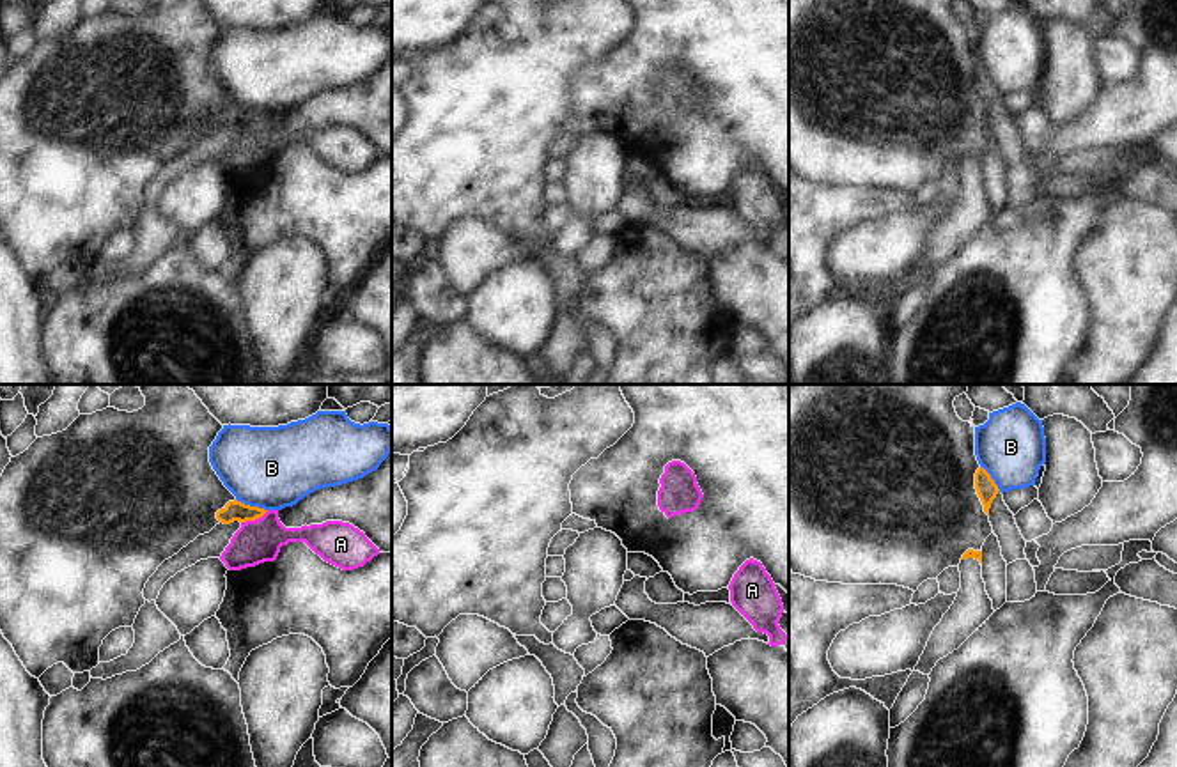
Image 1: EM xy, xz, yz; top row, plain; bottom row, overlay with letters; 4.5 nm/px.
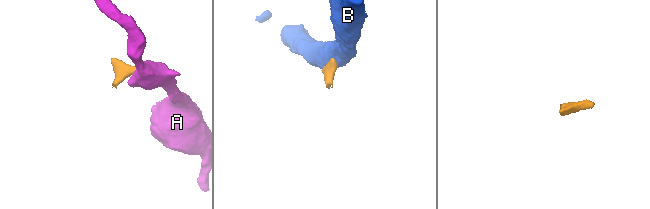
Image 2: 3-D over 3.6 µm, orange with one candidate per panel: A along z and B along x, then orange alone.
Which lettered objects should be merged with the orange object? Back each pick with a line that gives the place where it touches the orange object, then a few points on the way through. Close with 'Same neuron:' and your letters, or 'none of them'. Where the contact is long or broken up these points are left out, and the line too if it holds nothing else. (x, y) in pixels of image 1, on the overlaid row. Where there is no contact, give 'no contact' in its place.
Same neuron: none of them

